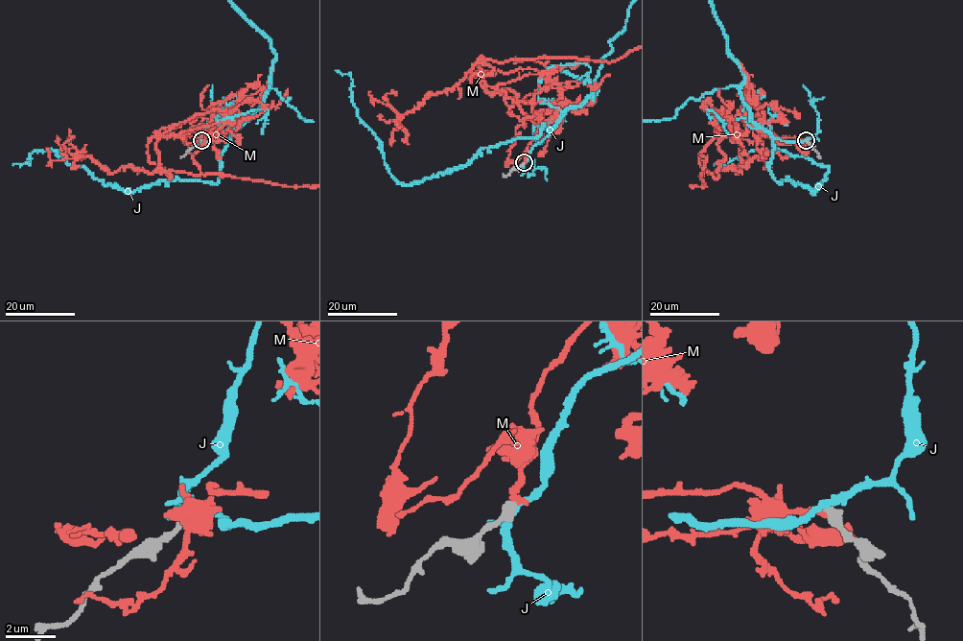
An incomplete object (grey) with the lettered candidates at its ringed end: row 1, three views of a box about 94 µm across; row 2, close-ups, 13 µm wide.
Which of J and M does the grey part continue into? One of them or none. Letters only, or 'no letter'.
M

